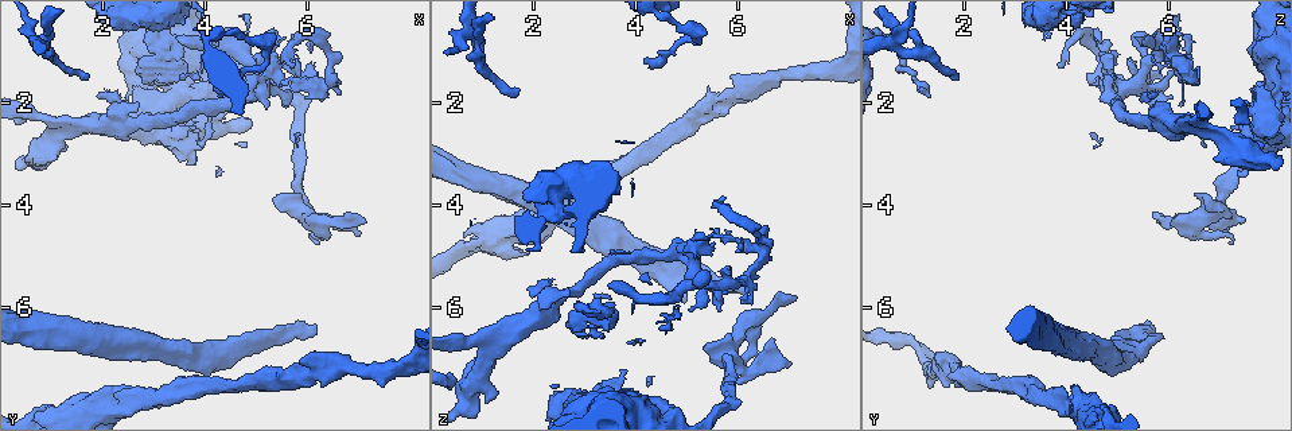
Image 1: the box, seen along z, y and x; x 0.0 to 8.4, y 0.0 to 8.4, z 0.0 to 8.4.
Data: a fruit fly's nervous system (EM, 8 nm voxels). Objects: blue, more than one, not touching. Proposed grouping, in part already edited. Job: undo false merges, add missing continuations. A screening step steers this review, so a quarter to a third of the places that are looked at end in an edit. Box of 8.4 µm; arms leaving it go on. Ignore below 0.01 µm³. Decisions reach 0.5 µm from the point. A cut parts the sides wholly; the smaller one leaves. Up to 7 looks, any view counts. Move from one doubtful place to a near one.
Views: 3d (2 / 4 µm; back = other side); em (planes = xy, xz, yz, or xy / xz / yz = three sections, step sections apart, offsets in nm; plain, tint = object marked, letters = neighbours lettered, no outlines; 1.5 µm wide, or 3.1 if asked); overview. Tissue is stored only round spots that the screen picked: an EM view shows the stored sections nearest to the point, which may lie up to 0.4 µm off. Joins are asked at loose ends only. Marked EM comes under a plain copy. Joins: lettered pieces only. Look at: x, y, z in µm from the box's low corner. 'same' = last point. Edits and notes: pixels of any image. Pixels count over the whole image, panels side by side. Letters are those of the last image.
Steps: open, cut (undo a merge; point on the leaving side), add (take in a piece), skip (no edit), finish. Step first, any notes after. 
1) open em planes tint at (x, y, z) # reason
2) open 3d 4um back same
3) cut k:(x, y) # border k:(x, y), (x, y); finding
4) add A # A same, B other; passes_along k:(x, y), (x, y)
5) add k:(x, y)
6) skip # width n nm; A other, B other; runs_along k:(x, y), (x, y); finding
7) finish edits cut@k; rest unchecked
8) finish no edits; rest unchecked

open em planes tint at (0.90, 1.05, 1.05) # a fork

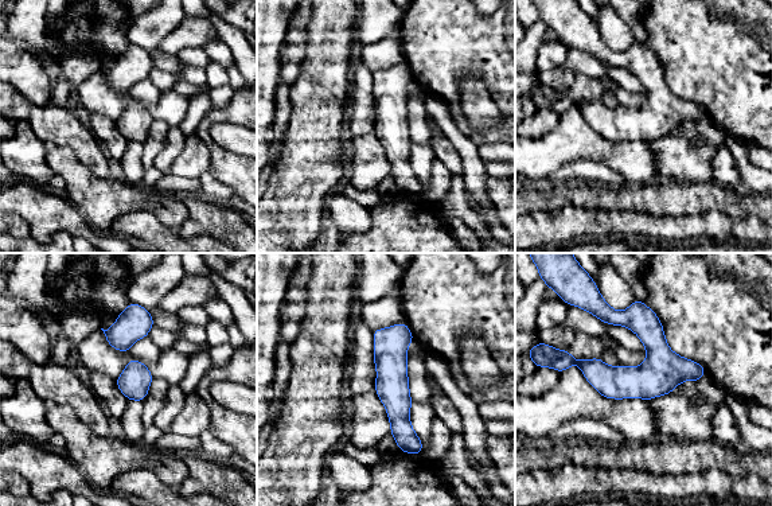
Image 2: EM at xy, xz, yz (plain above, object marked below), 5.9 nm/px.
open em planes letters same # see the neighbours

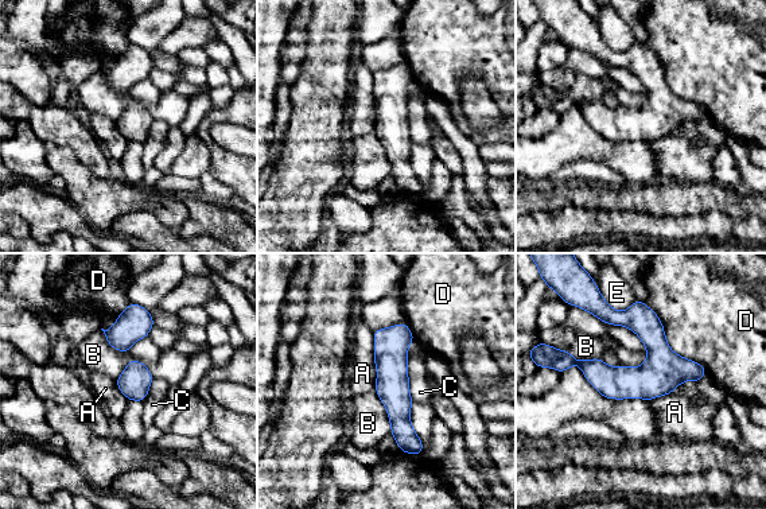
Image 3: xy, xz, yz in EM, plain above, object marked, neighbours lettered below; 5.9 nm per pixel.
skip # A other, B other, C other, D other, E other; border 3:(372, 331), (376, 391); continuous, no second neuron

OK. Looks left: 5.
open 3d 2um at (7.15, 4.35, 5.75) # an open end

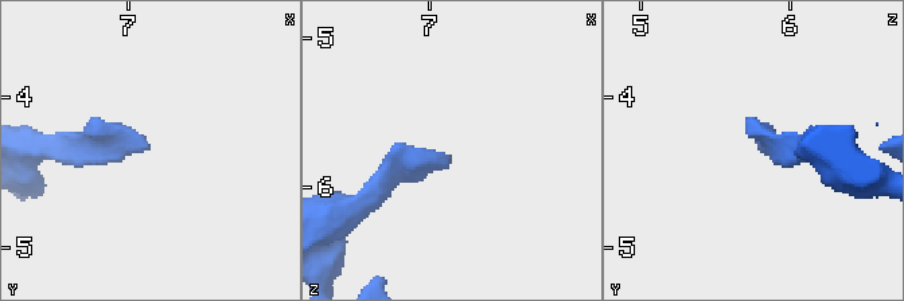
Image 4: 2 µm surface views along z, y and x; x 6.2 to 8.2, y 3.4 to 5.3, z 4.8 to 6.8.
open em xy step 8 letters at (7.12, 4.34, 5.80) # need the tissue

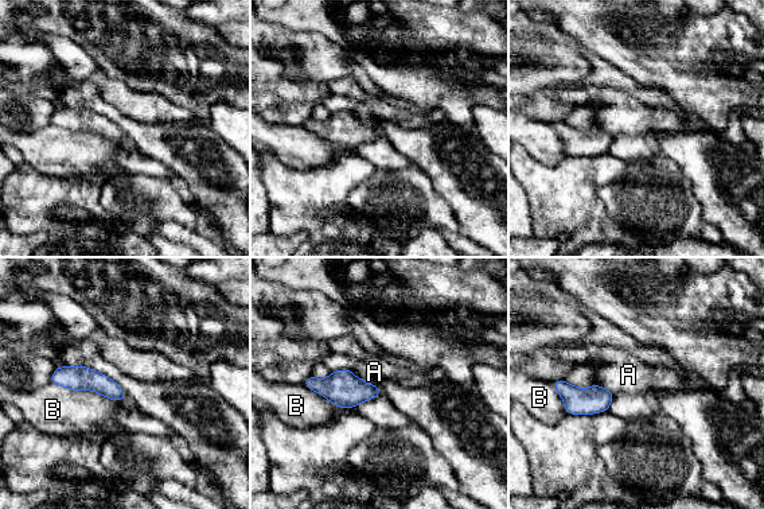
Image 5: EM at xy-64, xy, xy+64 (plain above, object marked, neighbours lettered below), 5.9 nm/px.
skip # longest_contact B 440 nm; A other, B other; runs_along 5:(54, 379), (94, 380), (120, 396); none of them fits

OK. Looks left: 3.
open em planes tint at (6.20, 6.30, 5.60) # free end

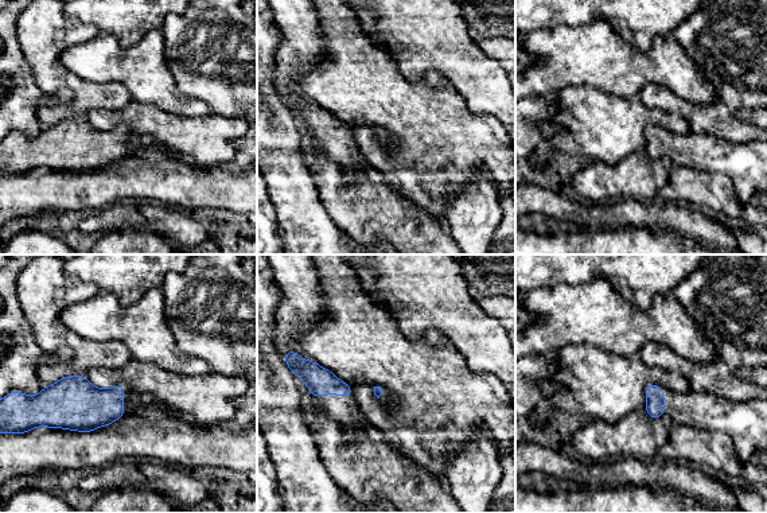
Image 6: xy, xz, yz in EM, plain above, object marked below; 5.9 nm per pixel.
open em planes letters same

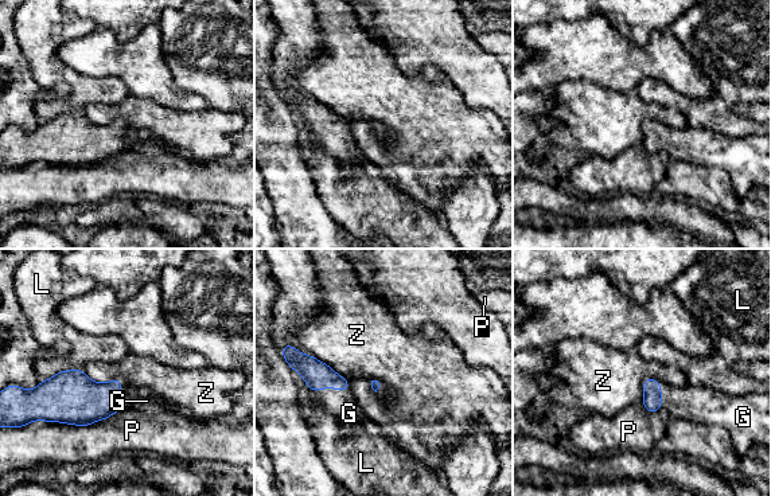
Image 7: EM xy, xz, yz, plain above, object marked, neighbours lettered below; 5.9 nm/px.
add G # G same, L other, P other, Z other; the neuron continues

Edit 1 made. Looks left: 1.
finish edits add@7; rest unchecked

